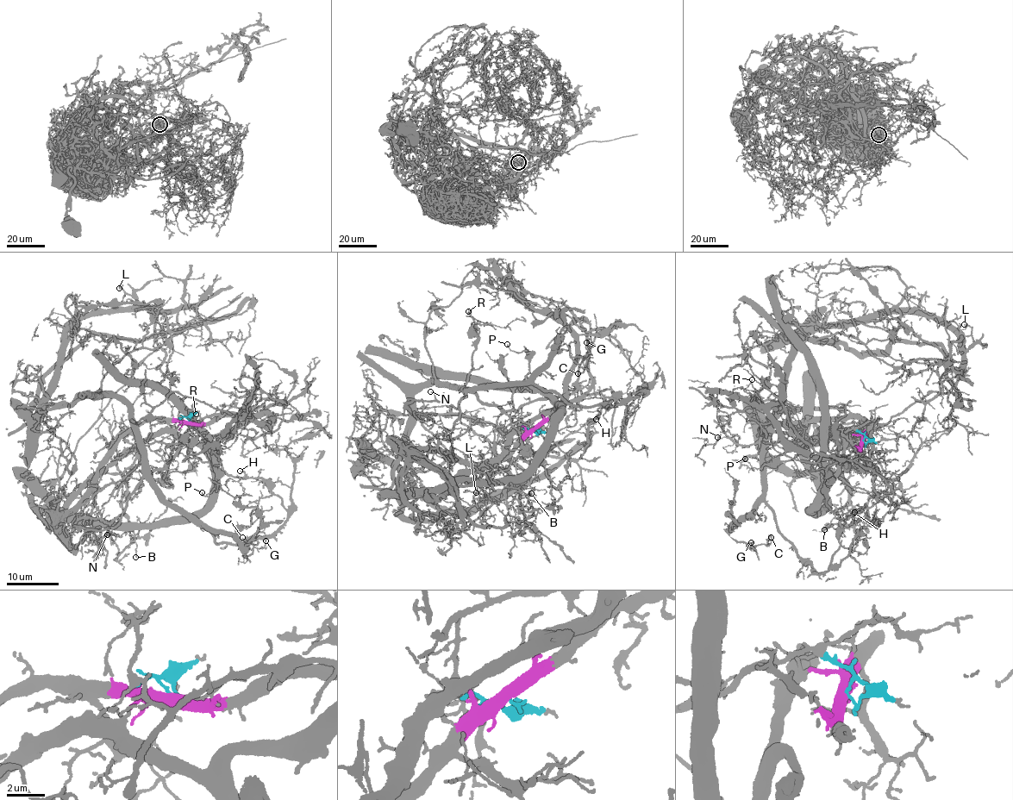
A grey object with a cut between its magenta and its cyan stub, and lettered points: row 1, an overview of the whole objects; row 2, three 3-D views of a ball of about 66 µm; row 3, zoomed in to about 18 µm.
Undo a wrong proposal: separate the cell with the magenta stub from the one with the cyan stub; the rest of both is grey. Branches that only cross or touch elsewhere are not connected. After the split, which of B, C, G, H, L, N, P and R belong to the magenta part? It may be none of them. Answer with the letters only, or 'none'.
B, L

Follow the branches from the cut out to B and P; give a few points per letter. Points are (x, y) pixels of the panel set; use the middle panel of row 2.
B: (534, 428), (492, 463), (510, 474), (526, 519), (533, 525), (526, 521), (537, 515), (529, 503), (531, 494)
P: (534, 428), (521, 422), (521, 407), (515, 410), (512, 396), (530, 371), (530, 354), (507, 344)

